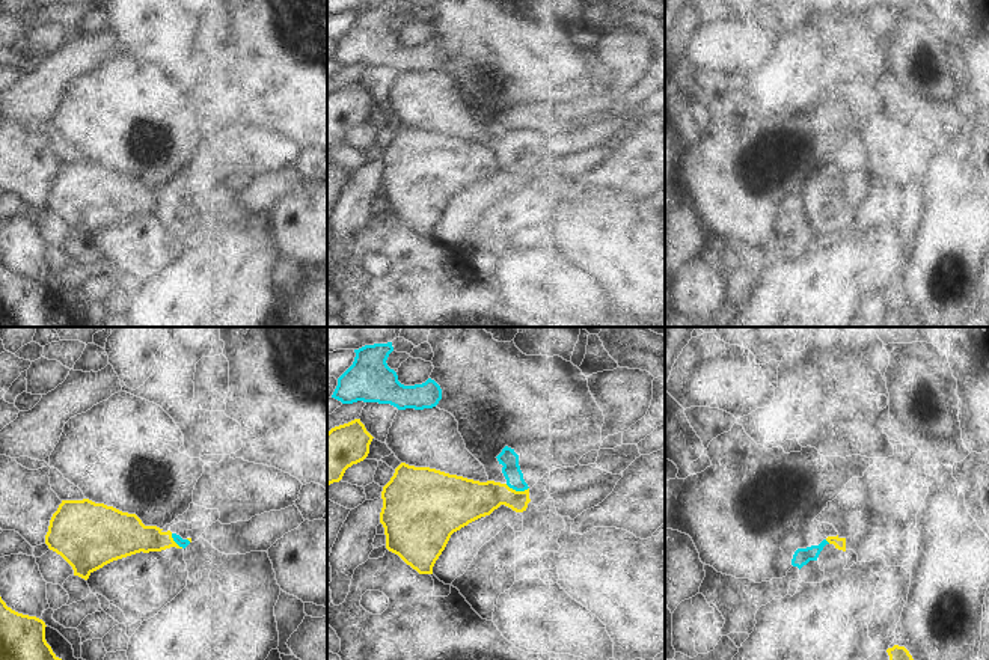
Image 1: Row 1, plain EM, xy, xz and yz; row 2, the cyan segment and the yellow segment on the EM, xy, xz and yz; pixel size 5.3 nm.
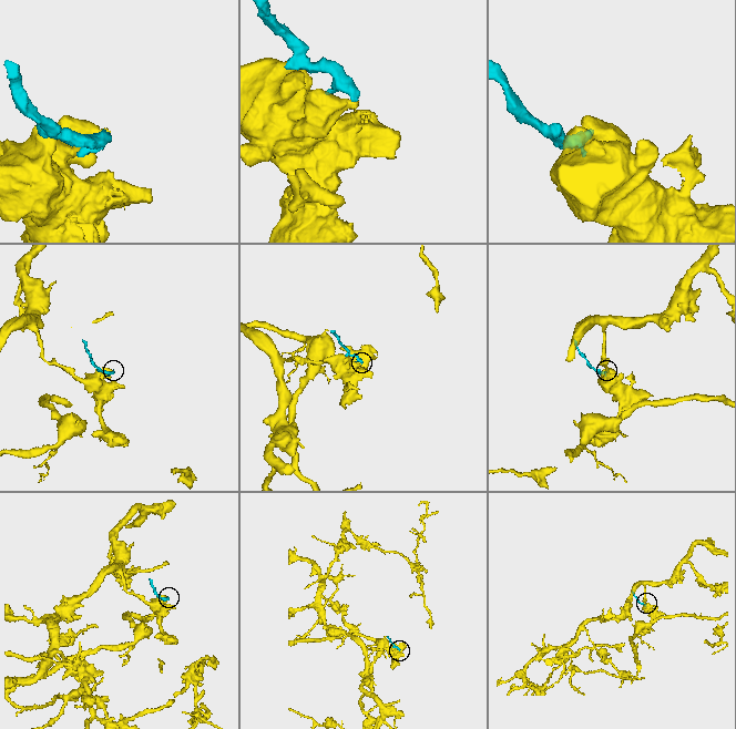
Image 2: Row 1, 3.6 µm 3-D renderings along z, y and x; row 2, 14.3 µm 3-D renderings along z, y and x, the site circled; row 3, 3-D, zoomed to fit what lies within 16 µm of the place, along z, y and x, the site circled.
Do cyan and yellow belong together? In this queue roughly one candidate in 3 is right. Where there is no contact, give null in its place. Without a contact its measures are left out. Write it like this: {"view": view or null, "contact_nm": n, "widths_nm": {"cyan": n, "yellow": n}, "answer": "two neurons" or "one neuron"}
{"view": "xz", "contact_nm": 130, "widths_nm": {"cyan": 100, "yellow": 200}, "answer": "two neurons"}

